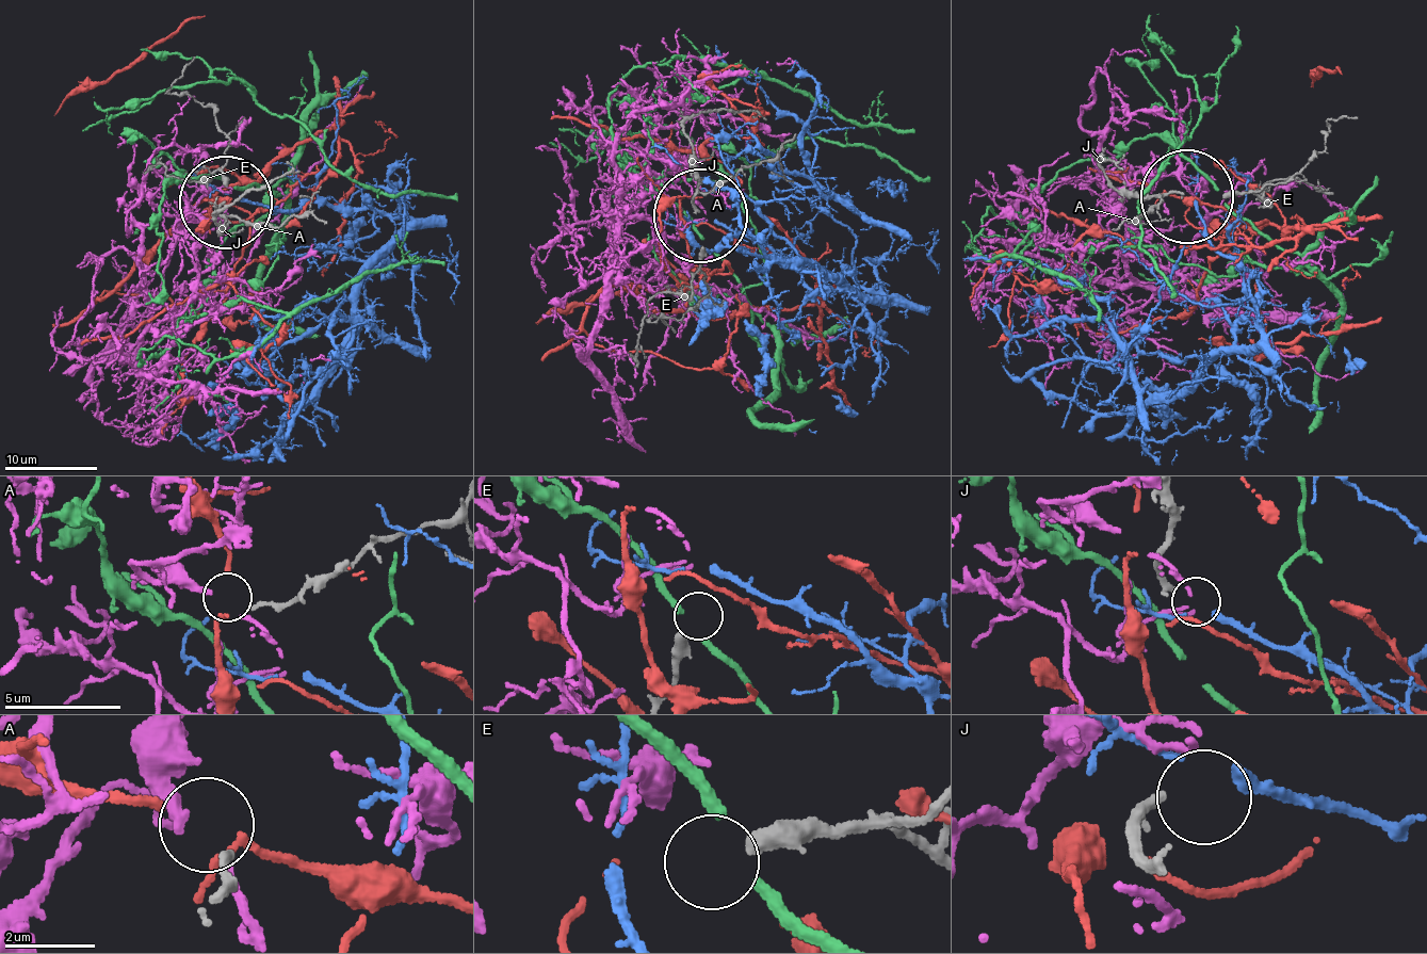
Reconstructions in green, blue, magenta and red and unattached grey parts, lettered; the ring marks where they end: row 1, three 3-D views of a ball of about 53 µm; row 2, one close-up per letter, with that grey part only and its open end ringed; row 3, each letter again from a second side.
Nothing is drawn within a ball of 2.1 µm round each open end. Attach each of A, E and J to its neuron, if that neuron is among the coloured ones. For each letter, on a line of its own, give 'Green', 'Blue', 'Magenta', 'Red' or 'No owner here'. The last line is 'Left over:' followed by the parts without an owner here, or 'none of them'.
A: Magenta
E: No owner here
J: Blue
Left over: E

